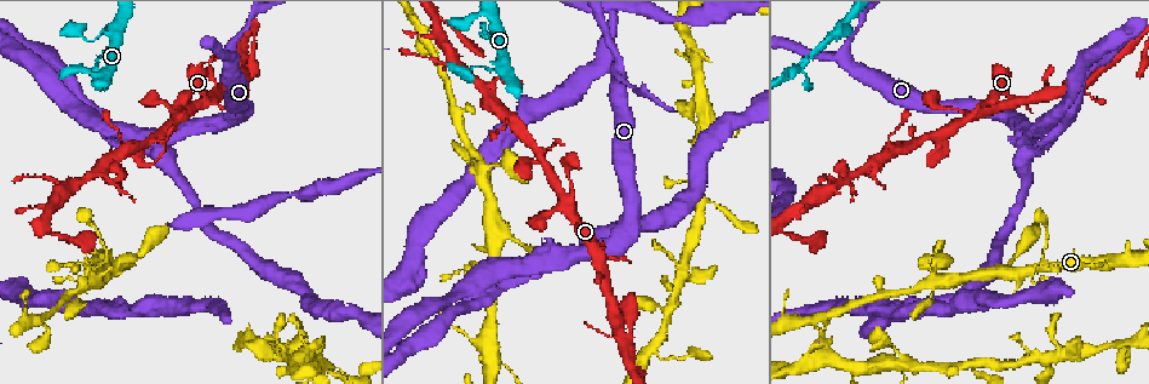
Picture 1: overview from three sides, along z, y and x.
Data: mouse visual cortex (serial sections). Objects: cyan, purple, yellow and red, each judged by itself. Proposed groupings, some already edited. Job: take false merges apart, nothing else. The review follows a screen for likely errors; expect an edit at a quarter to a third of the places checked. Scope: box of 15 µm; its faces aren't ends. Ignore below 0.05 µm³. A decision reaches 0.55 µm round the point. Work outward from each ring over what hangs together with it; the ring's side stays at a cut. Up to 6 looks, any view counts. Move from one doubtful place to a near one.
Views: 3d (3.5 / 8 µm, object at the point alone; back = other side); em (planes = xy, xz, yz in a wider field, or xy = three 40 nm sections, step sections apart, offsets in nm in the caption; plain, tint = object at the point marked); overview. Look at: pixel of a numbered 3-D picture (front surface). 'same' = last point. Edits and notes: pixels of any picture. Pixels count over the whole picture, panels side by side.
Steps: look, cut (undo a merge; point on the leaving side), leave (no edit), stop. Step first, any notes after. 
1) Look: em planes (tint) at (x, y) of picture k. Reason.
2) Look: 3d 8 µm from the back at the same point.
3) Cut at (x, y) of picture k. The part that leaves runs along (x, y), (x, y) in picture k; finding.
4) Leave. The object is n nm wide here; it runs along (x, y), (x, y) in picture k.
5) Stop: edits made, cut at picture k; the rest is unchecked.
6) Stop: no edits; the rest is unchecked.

Look: 3d 8 µm at (1113, 263) of picture 1. Abrupt turn.

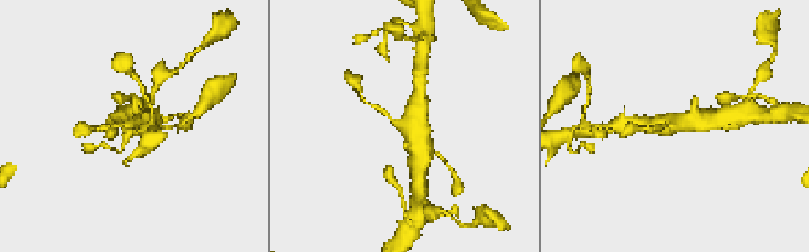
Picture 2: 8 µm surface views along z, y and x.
Look: em xy step 5 (tint) at (401, 122) of picture 2. 3 arms meet here; the arms are 200, 400, 600 nm wide; need the tissue.

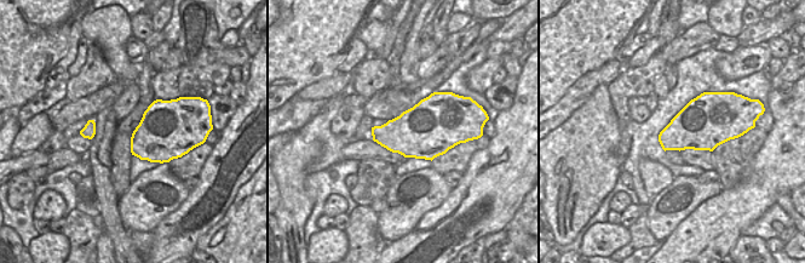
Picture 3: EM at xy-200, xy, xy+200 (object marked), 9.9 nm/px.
Leave. All the same cell.

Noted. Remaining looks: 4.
Look: 3d 3.5 µm at (92, 282) of picture 1. Sharp bend.

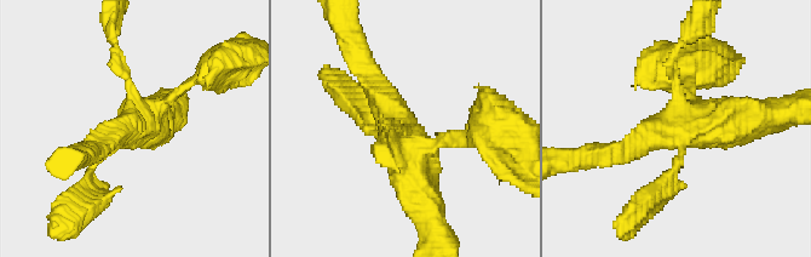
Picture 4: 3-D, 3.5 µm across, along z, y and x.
Look: em xy step 5 (tint) at (688, 124) of picture 4. Now the EM.

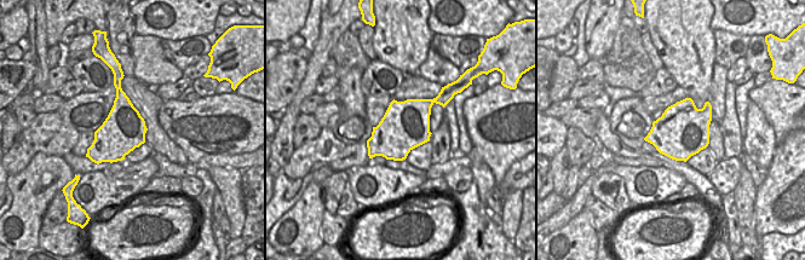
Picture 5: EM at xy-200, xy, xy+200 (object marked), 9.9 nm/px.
Leave. It runs along (427, 215), (404, 127), (367, 78) in picture 4; continuous, no second cell.

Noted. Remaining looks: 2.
Look: 3d 3.5 µm at (841, 176) of picture 1. Sharp bend.

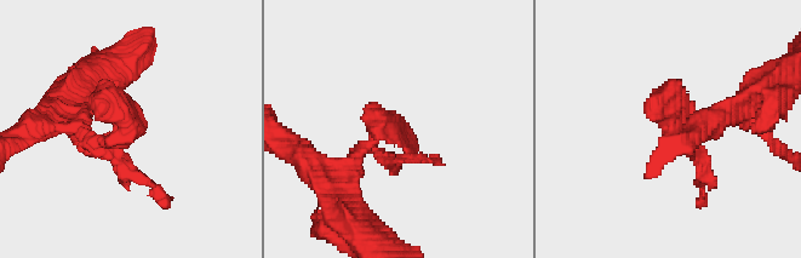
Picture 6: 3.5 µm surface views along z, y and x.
Look: em planes (tint) at (123, 133) of picture 6.

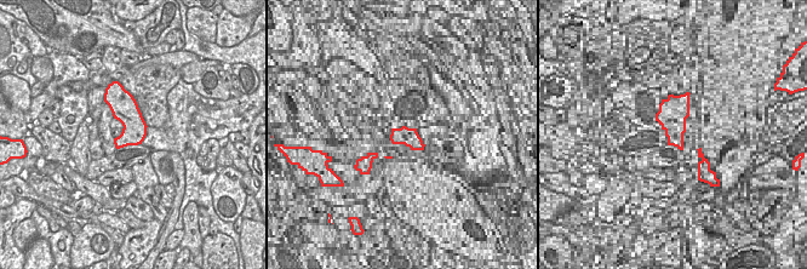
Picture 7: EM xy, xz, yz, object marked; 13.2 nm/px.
Leave. It runs along (715, 122), (671, 137), (675, 81) in picture 6; one cell here.

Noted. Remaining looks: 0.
Stop: no edits; the rest is unchecked.

